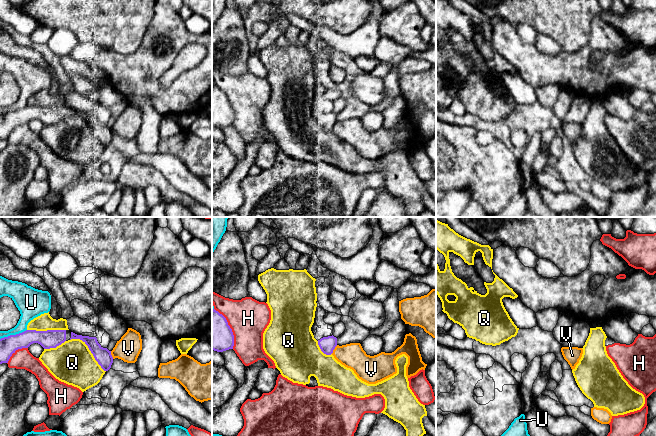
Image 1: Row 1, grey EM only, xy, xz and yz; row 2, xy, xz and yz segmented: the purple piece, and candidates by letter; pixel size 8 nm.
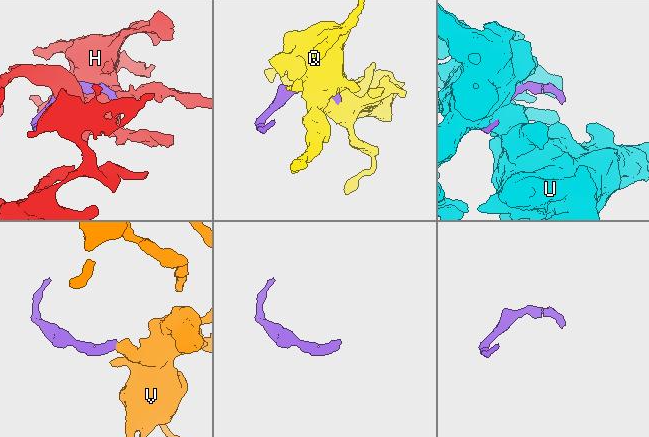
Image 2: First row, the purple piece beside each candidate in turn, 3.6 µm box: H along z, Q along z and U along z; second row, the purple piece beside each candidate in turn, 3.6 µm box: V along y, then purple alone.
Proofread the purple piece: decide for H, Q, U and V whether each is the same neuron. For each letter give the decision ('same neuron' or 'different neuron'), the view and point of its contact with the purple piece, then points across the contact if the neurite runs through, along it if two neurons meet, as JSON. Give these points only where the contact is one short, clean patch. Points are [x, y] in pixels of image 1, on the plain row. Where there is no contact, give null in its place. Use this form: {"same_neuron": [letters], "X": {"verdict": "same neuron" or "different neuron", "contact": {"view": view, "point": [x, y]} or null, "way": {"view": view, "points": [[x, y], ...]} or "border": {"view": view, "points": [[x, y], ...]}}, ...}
{"same_neuron": [], "H": {"verdict": "different neuron", "contact": {"view": "xy", "point": [15, 126]}}, "Q": {"verdict": "different neuron", "contact": {"view": "xy", "point": [89, 125]}}, "U": {"verdict": "different neuron", "contact": {"view": "xy", "point": [13, 111]}}, "V": {"verdict": "different neuron", "contact": {"view": "xz", "point": [334, 124]}}}

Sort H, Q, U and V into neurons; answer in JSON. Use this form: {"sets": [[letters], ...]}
{"sets": [["H"], ["Q"], ["U"], ["V"]]}

